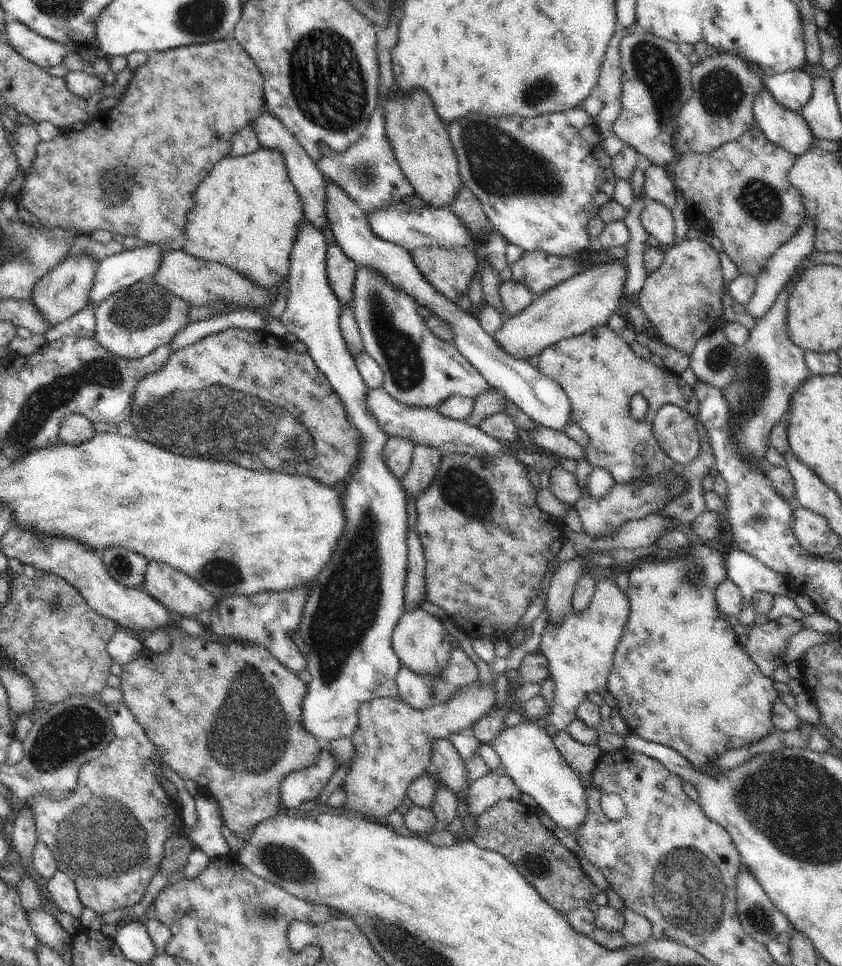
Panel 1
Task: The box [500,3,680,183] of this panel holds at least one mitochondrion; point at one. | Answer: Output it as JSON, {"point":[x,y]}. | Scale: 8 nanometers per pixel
{"point":[544,88]}

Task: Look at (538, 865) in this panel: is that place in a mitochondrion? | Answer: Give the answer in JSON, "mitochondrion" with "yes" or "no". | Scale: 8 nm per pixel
{"mitochondrion":"yes"}

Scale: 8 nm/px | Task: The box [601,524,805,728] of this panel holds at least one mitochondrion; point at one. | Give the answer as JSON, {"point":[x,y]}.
{"point":[707,679]}

